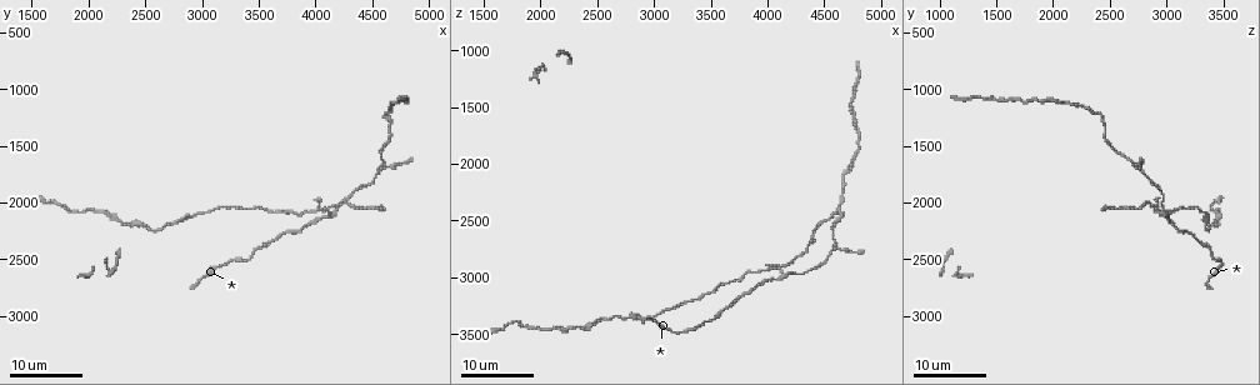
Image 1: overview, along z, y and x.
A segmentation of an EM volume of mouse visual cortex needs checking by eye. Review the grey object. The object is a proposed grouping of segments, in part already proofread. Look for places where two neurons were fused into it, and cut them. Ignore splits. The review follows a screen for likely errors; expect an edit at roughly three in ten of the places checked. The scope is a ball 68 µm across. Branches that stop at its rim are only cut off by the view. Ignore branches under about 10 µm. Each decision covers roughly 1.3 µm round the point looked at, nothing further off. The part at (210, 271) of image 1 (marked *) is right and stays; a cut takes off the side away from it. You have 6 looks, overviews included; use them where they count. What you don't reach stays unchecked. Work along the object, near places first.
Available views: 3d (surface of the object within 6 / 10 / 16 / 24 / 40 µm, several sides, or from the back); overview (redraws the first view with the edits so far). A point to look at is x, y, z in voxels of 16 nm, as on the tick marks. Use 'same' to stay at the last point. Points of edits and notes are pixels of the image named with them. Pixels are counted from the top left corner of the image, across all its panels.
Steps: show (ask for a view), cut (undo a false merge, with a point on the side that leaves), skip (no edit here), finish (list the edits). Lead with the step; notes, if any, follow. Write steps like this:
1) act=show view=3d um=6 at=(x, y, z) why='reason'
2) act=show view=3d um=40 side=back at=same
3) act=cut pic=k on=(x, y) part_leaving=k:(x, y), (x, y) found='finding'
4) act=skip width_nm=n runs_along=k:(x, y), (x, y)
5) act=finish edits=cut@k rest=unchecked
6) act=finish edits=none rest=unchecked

act=show view=3d um=16 at=(4100, 2060, 2900) why='branch point'

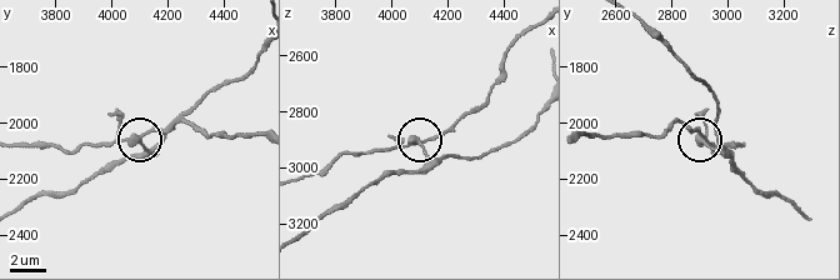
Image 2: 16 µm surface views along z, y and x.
act=show view=3d um=6 at=(4100, 2050, 2910)

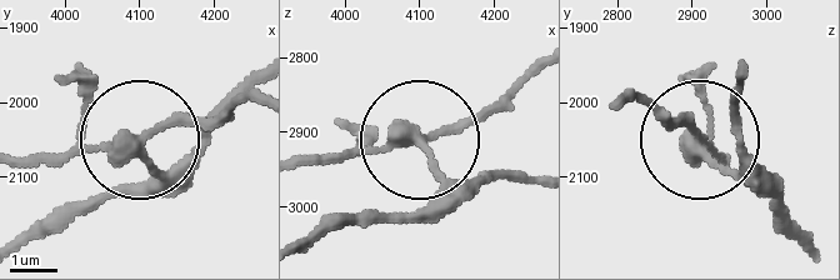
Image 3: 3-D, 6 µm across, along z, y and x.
act=cut pic=3 on=(54, 154) part_leaving=3:(119, 139), (28, 155) found='a second neuron is stuck on'

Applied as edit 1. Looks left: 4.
act=show view=3d um=16 at=(4640, 1260, 2440) why='three arms meet'

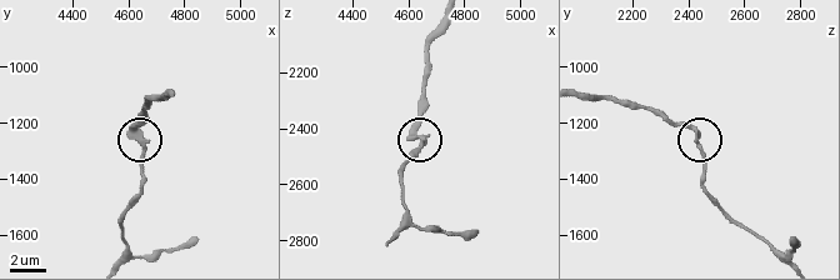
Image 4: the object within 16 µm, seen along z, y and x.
act=show view=3d um=6 at=(4640, 1260, 2430) why='closer look'

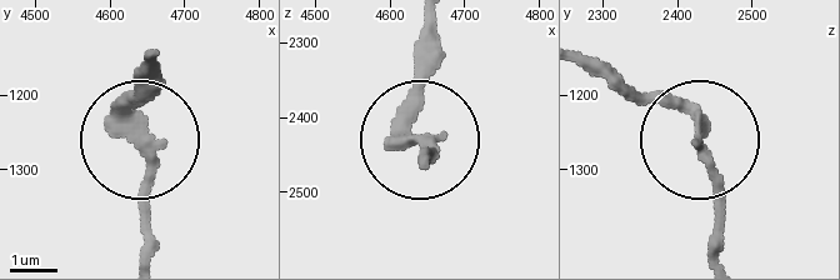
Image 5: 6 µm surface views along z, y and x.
act=cut pic=5 on=(146, 88) width_nm=220 found='a second neuron is stuck on'

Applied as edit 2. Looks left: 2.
act=finish edits=cut@3,cut@5 rest=unchecked

